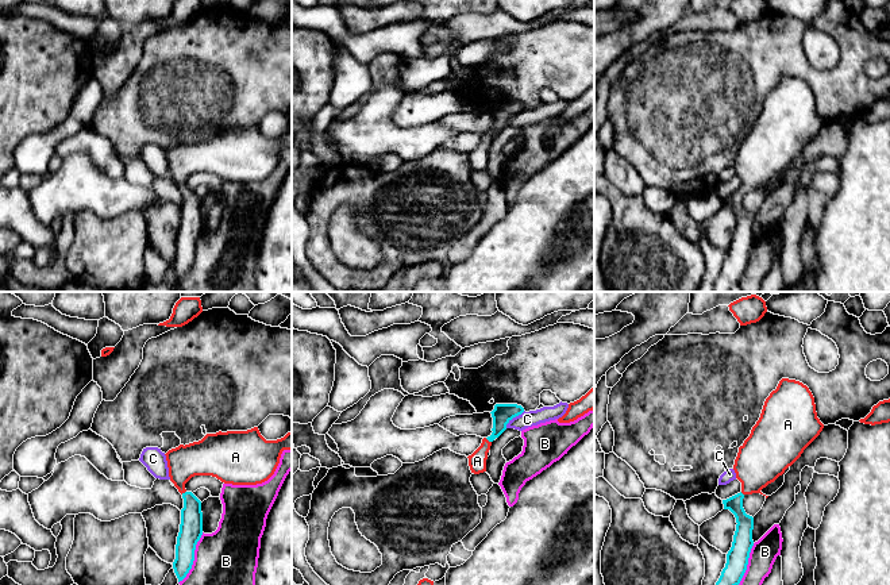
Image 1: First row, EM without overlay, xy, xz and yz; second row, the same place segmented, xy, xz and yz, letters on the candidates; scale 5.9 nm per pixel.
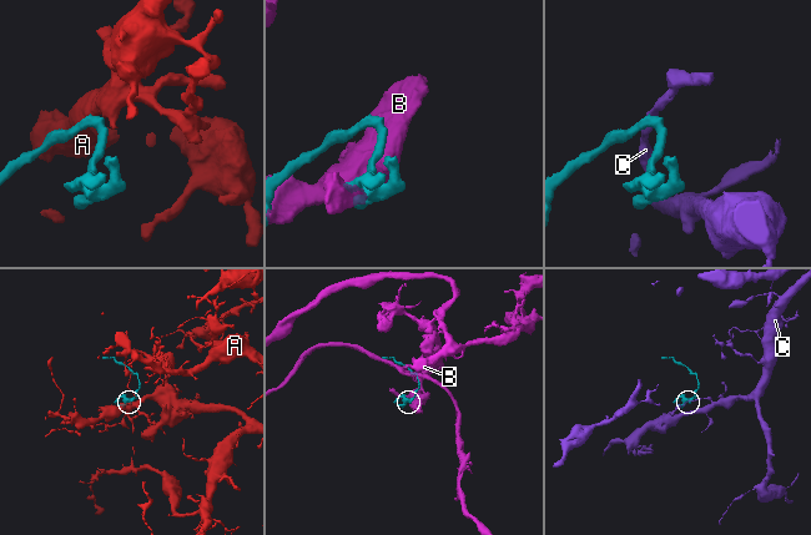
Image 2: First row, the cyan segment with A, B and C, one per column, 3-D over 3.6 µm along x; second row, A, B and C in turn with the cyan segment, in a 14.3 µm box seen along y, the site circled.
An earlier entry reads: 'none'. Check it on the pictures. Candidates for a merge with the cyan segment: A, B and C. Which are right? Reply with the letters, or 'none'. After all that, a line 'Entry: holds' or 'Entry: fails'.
A
Entry: fails

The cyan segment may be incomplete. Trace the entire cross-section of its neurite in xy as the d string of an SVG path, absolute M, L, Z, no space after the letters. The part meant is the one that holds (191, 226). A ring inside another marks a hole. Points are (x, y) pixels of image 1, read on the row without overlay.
M258 124L247 128L227 128L207 131L201 138L180 142L169 147L166 153L169 174L184 196L181 207L181 222L176 242L176 257L173 259L178 280L182 278L194 258L196 242L203 232L201 199L185 186L185 181L194 173L212 173L224 181L257 182L267 178L276 169L284 147L292 147L292 128L277 138L266 138Z

